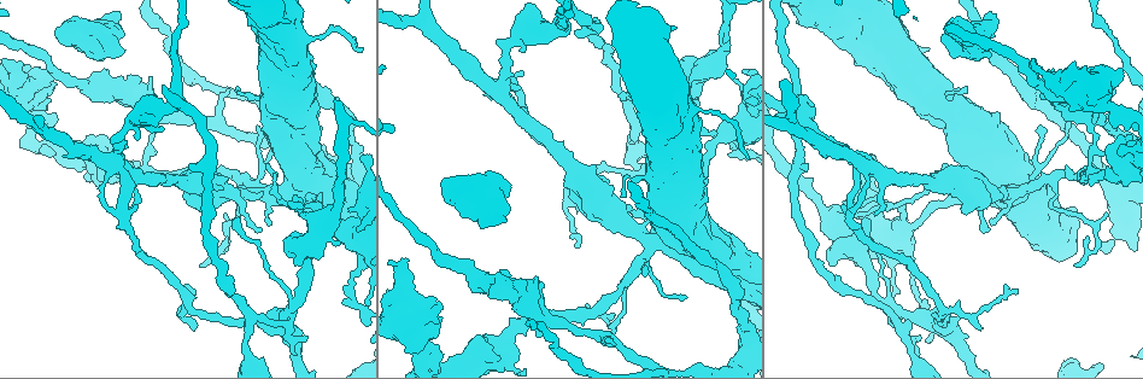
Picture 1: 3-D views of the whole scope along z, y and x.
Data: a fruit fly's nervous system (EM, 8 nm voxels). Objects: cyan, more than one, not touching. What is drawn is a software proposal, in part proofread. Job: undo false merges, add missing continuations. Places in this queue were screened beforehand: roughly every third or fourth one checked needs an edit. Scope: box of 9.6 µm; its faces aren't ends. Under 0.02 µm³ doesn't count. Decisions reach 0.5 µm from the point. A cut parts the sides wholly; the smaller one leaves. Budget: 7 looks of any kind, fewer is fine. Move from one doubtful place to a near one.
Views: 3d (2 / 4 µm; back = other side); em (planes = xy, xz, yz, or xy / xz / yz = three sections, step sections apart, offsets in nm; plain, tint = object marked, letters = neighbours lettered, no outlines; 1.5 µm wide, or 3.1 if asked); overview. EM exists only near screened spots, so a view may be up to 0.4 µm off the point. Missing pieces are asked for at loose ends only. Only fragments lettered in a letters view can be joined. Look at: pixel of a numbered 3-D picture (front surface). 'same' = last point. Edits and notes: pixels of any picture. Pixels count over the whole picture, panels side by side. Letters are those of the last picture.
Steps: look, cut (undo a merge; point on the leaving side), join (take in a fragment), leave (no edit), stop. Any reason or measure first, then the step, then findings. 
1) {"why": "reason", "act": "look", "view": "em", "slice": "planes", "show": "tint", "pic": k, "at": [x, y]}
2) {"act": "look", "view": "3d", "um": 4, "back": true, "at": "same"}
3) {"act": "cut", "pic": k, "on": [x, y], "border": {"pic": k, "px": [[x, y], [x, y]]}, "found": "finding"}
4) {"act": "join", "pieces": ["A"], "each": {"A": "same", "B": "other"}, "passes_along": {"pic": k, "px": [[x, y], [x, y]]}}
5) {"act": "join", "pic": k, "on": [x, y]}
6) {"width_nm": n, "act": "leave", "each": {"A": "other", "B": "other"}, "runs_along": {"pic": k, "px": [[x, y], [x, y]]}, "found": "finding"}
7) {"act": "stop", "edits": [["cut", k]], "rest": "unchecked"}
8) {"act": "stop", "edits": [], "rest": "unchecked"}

{"why": "free end", "act": "look", "view": "3d", "um": 2, "pic": 1, "at": [271, 224]}

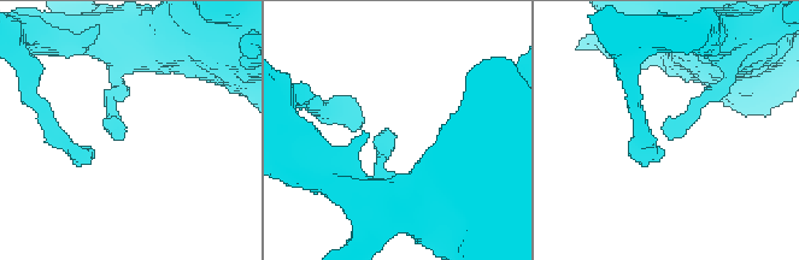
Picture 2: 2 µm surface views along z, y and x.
{"why": "now the EM", "act": "look", "view": "em", "slice": "planes", "show": "plain", "pic": 2, "at": [394, 136]}

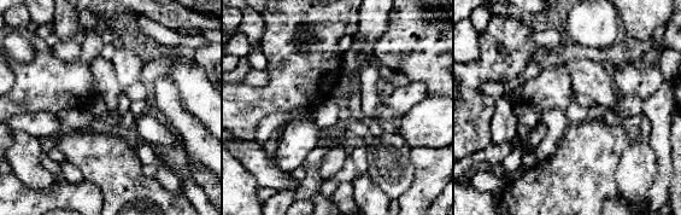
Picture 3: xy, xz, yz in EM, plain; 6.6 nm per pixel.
{"act": "look", "view": "em", "slice": "planes", "show": "letters", "at": "same"}

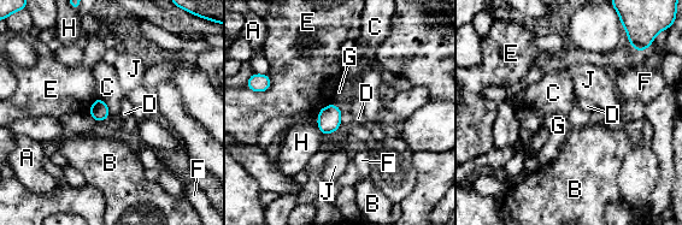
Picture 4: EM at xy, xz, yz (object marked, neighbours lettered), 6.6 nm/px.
{"width_nm": 120, "act": "leave", "each": {"A": "other", "B": "other", "C": "other", "D": "other", "E": "other", "F": "other", "G": "other", "H": "other", "J": "other"}, "border": {"pic": 4, "px": [[111, 114], [99, 123]]}, "found": "none of them fits"}

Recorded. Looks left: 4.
{"why": "abrupt turn", "act": "look", "view": "3d", "um": 2, "pic": 1, "at": [891, 207]}

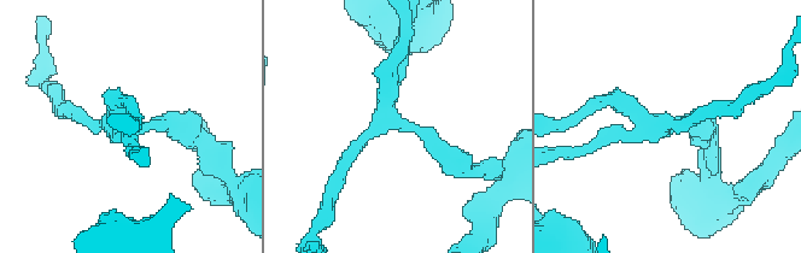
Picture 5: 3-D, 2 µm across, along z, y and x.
{"why": "need the tissue", "act": "look", "view": "em", "slice": "planes", "show": "letters", "pic": 5, "at": [668, 125]}

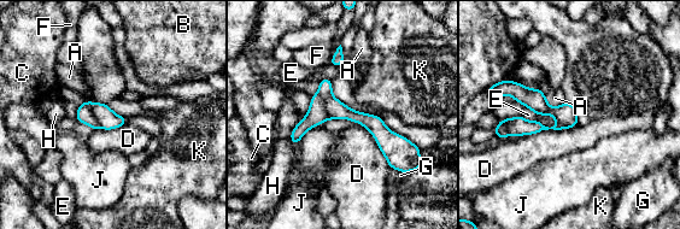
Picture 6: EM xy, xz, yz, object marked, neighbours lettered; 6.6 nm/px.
{"longest_contact_nm": ["D", 380], "act": "cut", "pic": 6, "on": [317, 113], "each": {"A": "other", "B": "other", "C": "other", "D": "other", "E": "other", "F": "other", "G": "other", "H": "other", "J": "other", "K": "other"}, "border": {"pic": 6, "px": [[317, 93], [322, 98], [329, 117]]}, "found": "a second neuron is stuck on"}

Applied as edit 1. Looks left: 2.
{"act": "stop", "edits": [["cut", 6]], "rest": "unchecked"}

